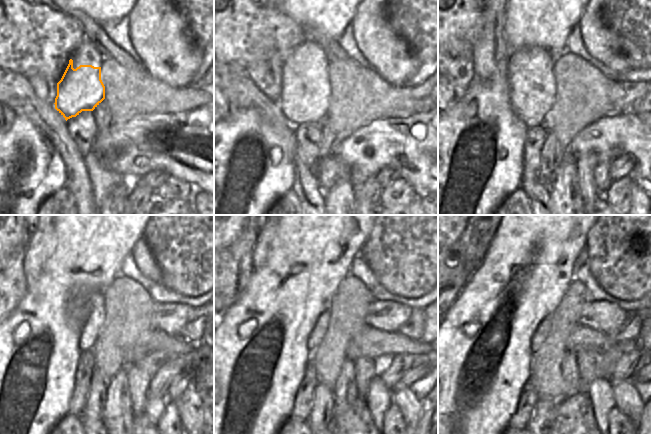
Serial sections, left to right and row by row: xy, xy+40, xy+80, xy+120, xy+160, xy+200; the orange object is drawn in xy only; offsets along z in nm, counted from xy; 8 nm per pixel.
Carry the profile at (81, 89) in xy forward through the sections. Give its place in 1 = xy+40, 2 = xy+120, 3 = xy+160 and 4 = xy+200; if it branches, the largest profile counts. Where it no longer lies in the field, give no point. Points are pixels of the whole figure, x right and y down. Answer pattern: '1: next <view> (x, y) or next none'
1: next xy+40 (305, 92)
2: next xy+120 (85, 307)
3: next xy+160 (318, 331)
4: next xy+200 (538, 337)

